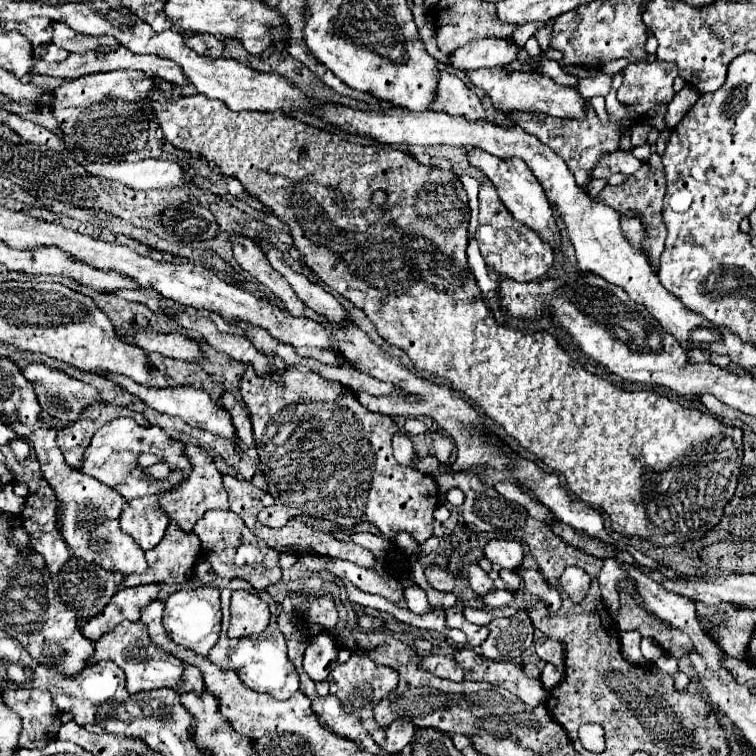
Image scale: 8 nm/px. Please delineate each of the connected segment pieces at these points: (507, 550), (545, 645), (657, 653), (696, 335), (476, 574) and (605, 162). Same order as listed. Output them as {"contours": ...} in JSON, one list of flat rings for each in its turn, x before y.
{"contours":[[[491,539,485,545,485,555,491,563,499,565,501,569,517,569,523,563,523,547,519,541,505,541,505,539]],[[539,639,535,643,535,653,545,663,563,665,563,645,559,645,559,641,555,641,555,639]],[[651,639,641,641,641,651,646,661,651,663,655,663,663,654,663,650]],[[699,327,699,329,693,329,691,335,689,335,689,341,699,347,699,345,705,345,705,343,713,343,713,341,719,341,721,339,721,333,717,329,711,329,711,327]],[[471,563,465,571,465,581,471,585,471,589,477,593,477,595,483,595,487,591,493,589,493,581,489,579,489,575,477,565,477,563]],[[617,149,613,153,603,153,597,161,595,169,591,171,591,177,597,181,607,181,613,173,625,173,633,175,641,167,641,161,635,159,629,151]]]}

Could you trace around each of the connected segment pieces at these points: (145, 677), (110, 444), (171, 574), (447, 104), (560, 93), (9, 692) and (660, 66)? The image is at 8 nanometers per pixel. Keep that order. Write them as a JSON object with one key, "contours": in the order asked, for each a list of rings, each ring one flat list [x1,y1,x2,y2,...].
{"contours":[[[123,621,111,633,105,633,99,641,95,641,95,657,107,657,107,659,115,661,125,671,127,691,131,691,131,693,139,693,145,689,161,689,161,687,175,689,177,693,193,691,195,695,201,695,205,691,205,683,203,683,199,669,175,659,171,653,157,649,149,641,147,631,143,629,143,625,139,621,137,623]],[[117,417,109,423,105,423,91,439,89,447,85,449,85,455,81,459,81,473,87,473,91,477,97,477,99,481,103,481,105,485,113,487,117,493,121,493,127,501,137,499,137,497,145,497,145,495,155,495,161,493,163,489,171,489,173,483,161,483,161,485,147,485,145,483,145,473,137,463,137,455,139,453,153,453,157,455,161,461,169,463,169,467,181,469,183,475,189,473,191,463,187,461,187,457,183,457,183,447,181,441,173,439,171,435,167,435,161,427,139,427,133,419,129,417]],[[173,521,167,527,161,543,145,551,149,569,145,575,127,577,123,585,143,585,143,583,183,583,187,569,197,561,201,551,199,537,191,531,181,531]],[[439,71,431,111,465,115,467,119,485,119,485,111,479,103,479,97,461,77,449,71]],[[503,67,497,69,477,69,469,71,467,77,471,83,479,89,483,89,493,105,501,111,541,111,551,117,563,117,563,119,583,119,585,117,585,107,587,99,575,89,575,87,565,87,555,83,551,77,545,75,533,75,533,73,509,73]],[[5,689,1,691,1,697,5,701,5,705,17,713,21,717,21,733,19,733,19,745,27,747,27,749,43,749,51,739,57,737,57,731,61,727,61,713,59,709,55,709,55,703,51,701,51,697,47,693,41,693,37,689]],[[665,61,631,63,623,69,623,83,617,89,617,99,633,107,633,121,641,121,651,105,669,103,673,99,675,77,675,65]]]}

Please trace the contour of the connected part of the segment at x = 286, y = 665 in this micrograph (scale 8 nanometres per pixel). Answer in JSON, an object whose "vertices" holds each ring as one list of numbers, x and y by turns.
{"vertices":[[231,579,229,585,221,591,221,611,223,611,223,621,221,621,221,635,217,645,209,651,211,663,215,663,219,669,233,669,239,679,255,691,263,691,275,699,287,699,299,689,299,675,295,671,295,665,287,657,287,647,281,631,277,629,277,615,271,613,271,623,263,633,251,635,251,637,241,637,241,639,229,639,227,637,227,625,229,625,229,599,231,593,239,589,239,579]]}

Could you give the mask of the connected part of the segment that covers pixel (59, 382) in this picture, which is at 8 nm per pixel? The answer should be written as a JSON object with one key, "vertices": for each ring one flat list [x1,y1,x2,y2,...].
{"vertices":[[29,363,21,367,21,371,25,379,33,383,41,409,65,423,75,421,85,405,101,401,99,393,91,385,45,363]]}

